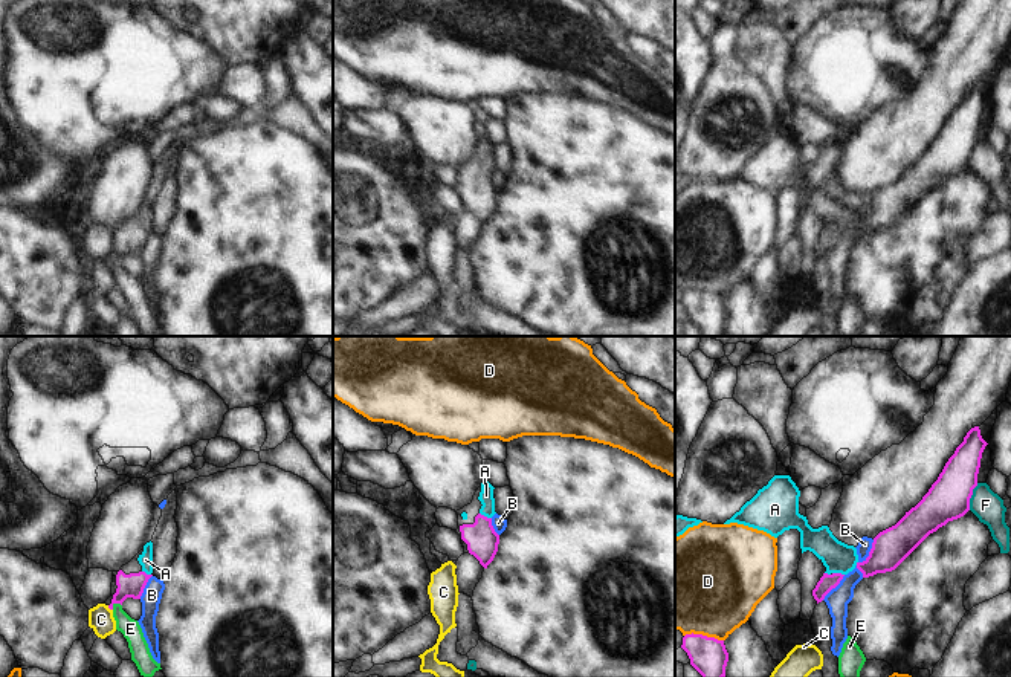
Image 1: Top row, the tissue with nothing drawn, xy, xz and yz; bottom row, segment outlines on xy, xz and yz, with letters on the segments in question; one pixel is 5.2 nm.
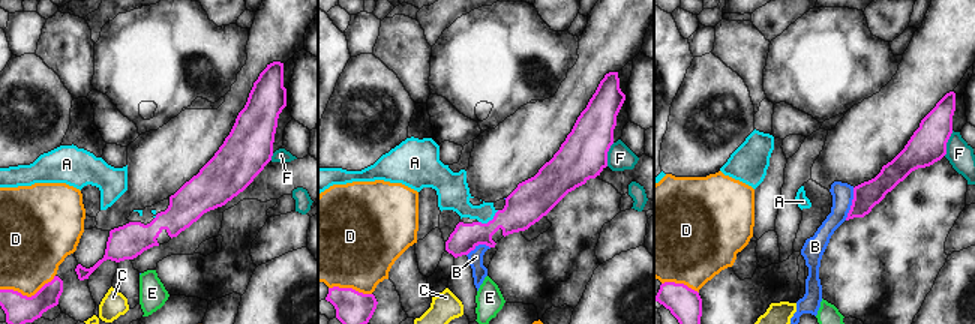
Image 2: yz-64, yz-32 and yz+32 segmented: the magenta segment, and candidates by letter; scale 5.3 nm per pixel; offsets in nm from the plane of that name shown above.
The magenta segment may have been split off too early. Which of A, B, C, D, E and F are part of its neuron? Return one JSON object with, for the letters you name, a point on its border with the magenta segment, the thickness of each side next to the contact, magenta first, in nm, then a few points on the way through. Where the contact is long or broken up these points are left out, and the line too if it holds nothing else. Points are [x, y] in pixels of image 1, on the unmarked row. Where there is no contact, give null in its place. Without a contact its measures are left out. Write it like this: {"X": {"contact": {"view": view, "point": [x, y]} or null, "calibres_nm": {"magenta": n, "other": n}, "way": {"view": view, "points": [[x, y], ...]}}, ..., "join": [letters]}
{"A": {"contact": {"view": "xz", "point": [486, 174]}, "calibres_nm": {"magenta": 170, "other": 80}, "way": {"view": "xz", "points": [[481, 197], [486, 174], [486, 153]]}}, "join": ["A"]}

